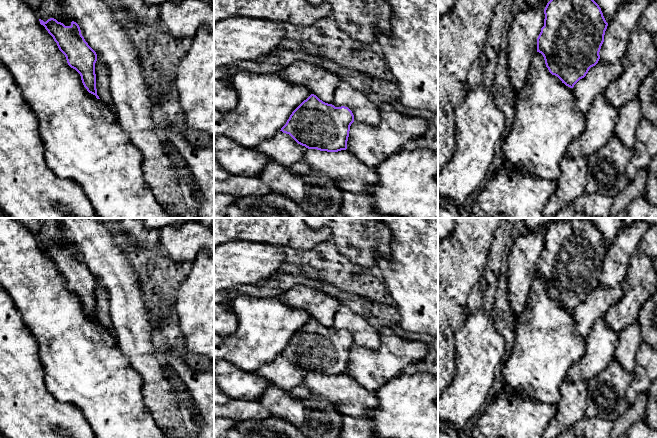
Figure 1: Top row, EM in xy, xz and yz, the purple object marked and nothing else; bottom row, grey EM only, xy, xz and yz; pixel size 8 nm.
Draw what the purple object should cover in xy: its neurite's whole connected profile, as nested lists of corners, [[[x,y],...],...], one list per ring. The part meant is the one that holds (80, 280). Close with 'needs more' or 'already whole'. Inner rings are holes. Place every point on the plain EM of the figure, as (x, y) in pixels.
[[[50,242],[46,246],[41,243],[39,245],[65,279],[68,289],[80,298],[87,315],[100,323],[96,313],[95,287],[97,278],[85,265],[79,249],[72,245],[70,250],[65,250],[54,242]]]; already whole

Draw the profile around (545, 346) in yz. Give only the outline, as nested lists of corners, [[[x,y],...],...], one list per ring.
[[[536,276],[524,311],[515,320],[511,355],[504,363],[505,387],[529,399],[556,406],[561,399],[561,384],[568,370],[583,356],[584,340],[574,333],[572,312],[566,310],[546,291],[544,281]]]

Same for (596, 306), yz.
[[[599,283],[598,287],[589,293],[586,300],[580,303],[572,312],[574,318],[574,333],[585,341],[589,333],[591,332],[594,323],[598,319],[605,318],[609,308],[617,303],[621,299],[622,295],[622,286],[608,288]]]

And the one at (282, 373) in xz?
[[[278,355],[273,361],[258,368],[255,373],[267,380],[269,386],[285,390],[295,398],[307,400],[311,397],[311,391],[304,384],[308,372],[298,368],[289,358]]]

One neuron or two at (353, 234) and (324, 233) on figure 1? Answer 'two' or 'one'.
two

